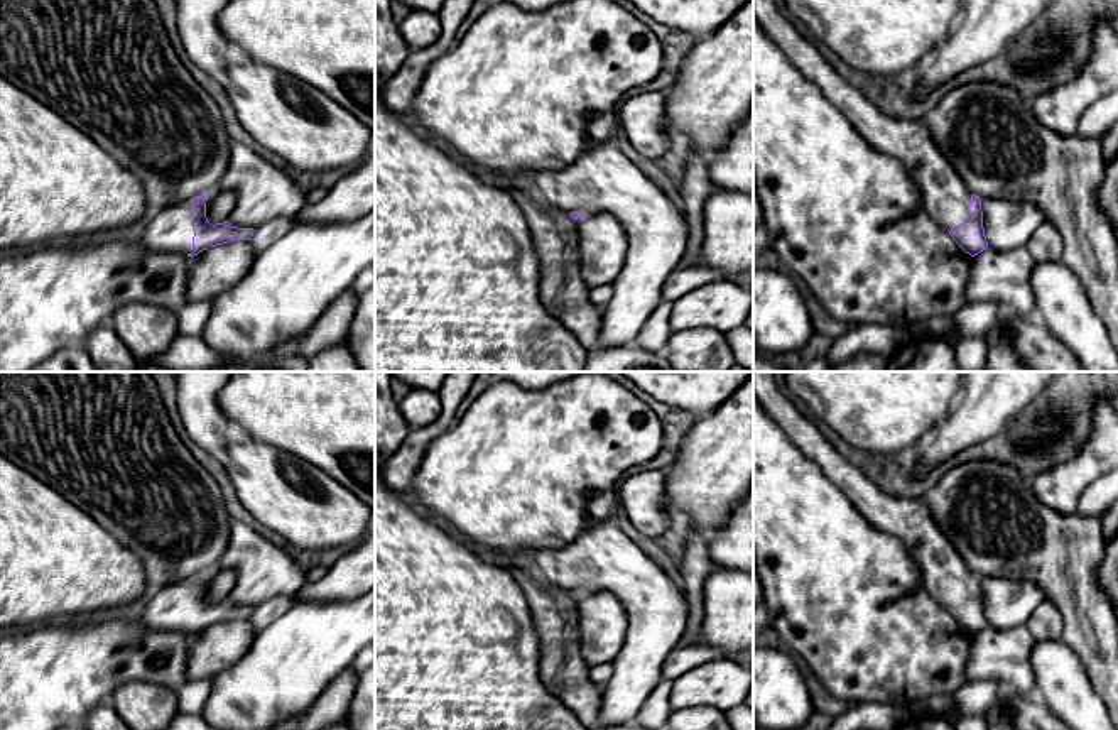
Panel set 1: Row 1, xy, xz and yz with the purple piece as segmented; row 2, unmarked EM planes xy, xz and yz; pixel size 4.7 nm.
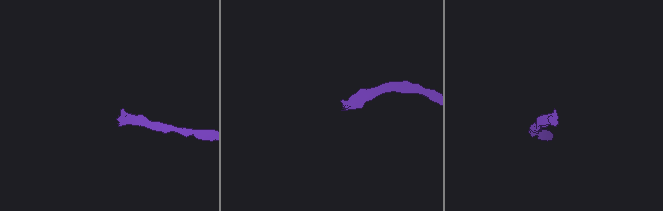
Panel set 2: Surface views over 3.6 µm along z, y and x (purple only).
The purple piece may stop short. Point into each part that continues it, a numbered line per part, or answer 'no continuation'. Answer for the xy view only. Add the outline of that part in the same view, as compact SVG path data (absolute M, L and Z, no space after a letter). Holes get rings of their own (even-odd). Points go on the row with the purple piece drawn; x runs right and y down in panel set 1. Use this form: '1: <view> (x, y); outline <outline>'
1: xy (169, 230); outline M191 201L174 203L149 218L142 245L155 252L193 253Z

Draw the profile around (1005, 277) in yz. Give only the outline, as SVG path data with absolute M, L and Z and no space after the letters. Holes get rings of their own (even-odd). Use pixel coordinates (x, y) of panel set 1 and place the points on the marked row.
M990 247L971 257L966 286L969 302L993 301L1003 311L1027 316L1035 306L1032 272L1035 260L1027 247L995 252Z

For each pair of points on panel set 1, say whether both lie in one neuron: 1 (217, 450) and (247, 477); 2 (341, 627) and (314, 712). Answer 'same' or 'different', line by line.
1: different
2: different

